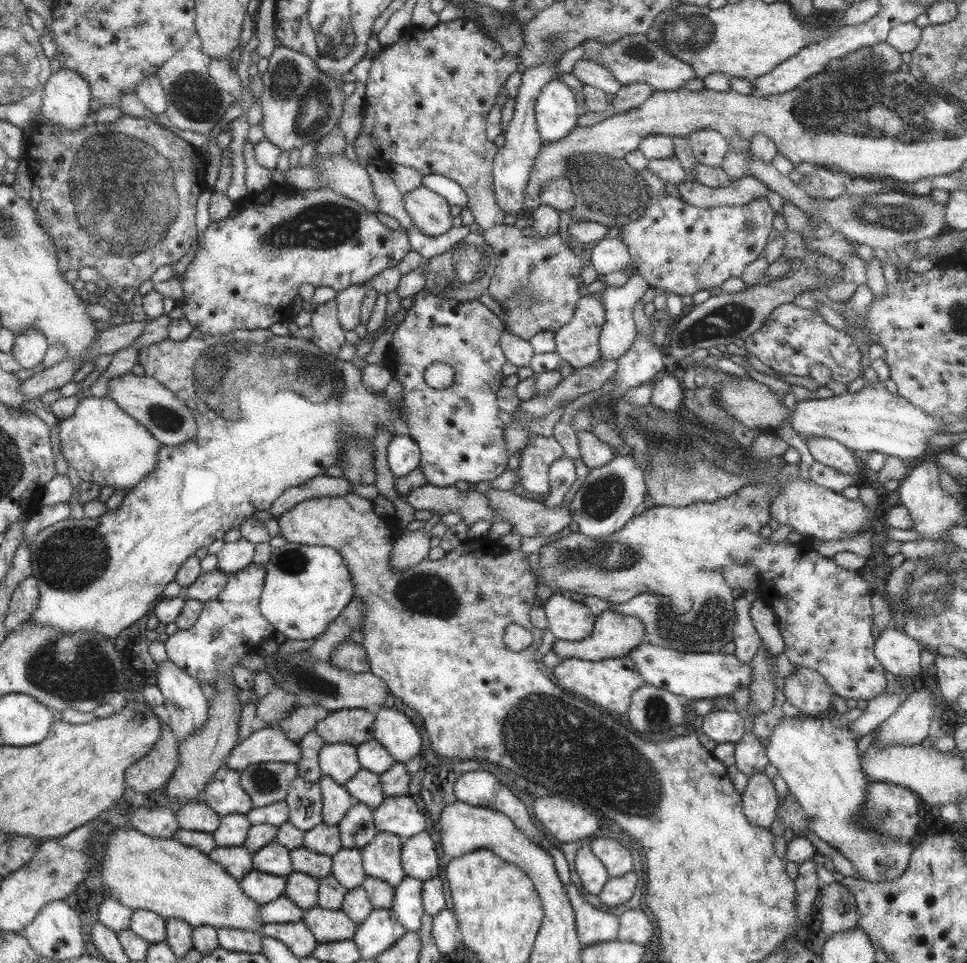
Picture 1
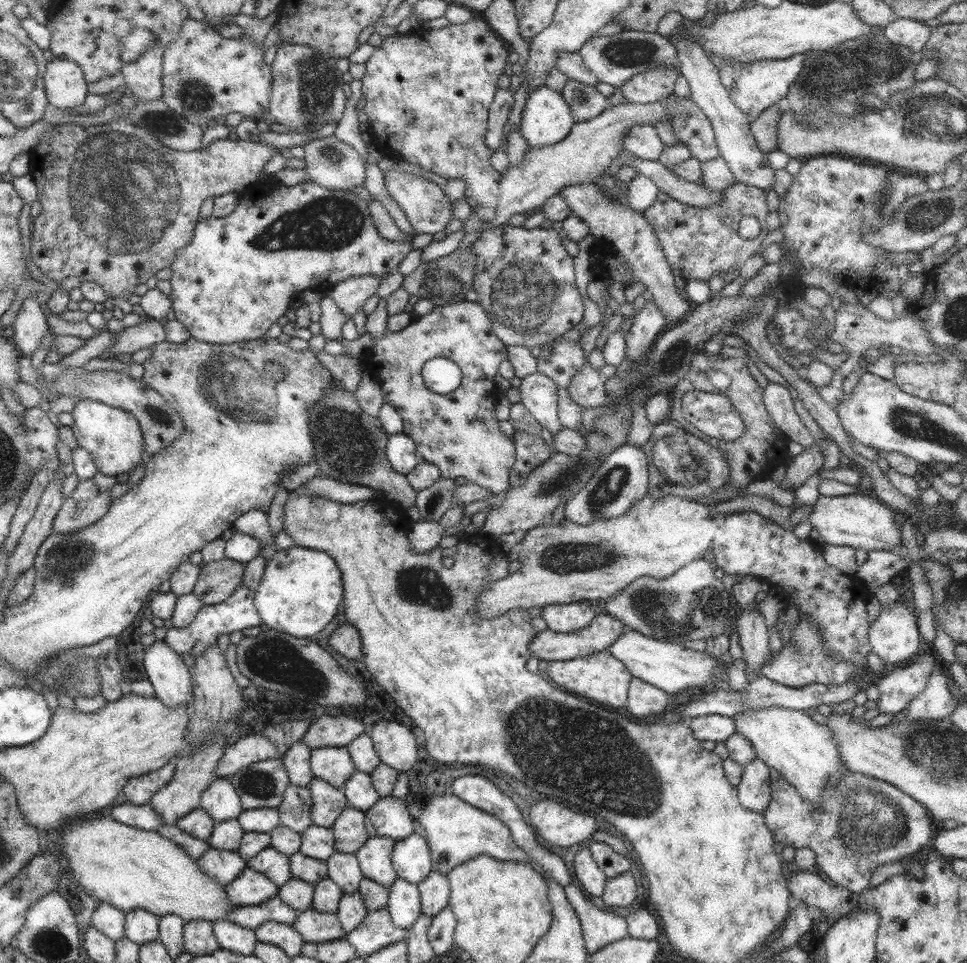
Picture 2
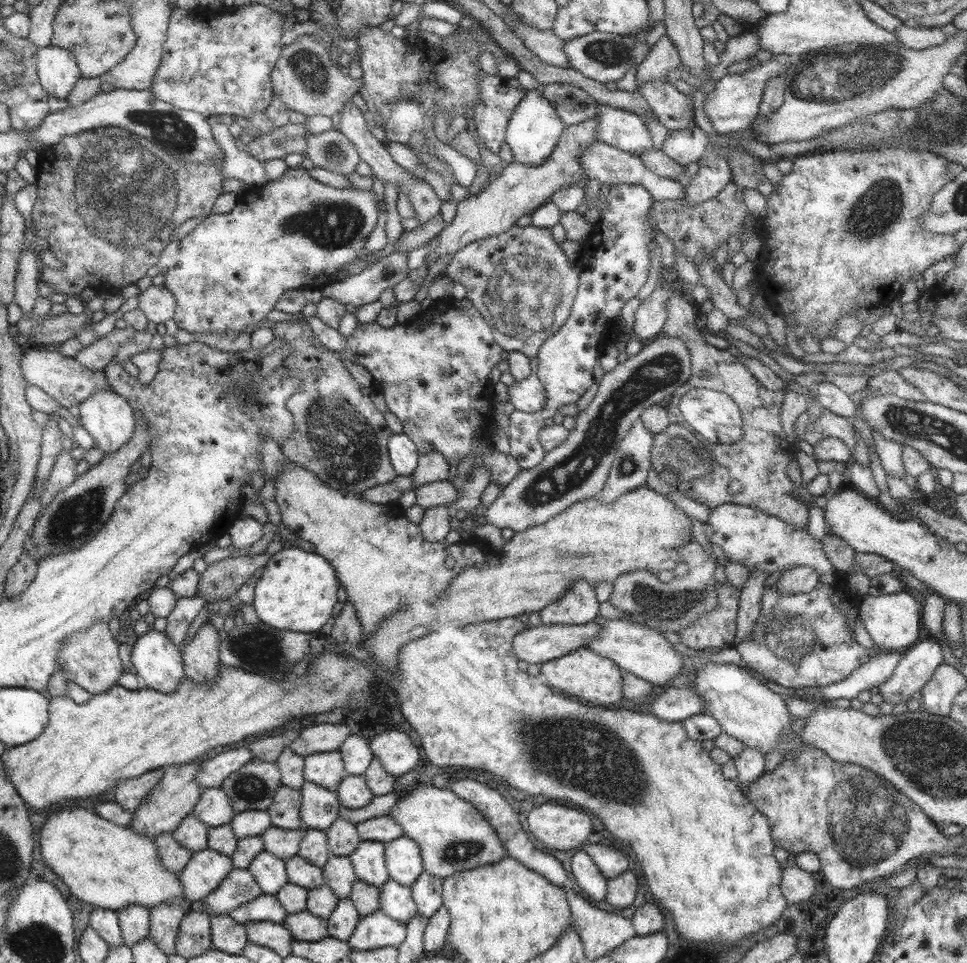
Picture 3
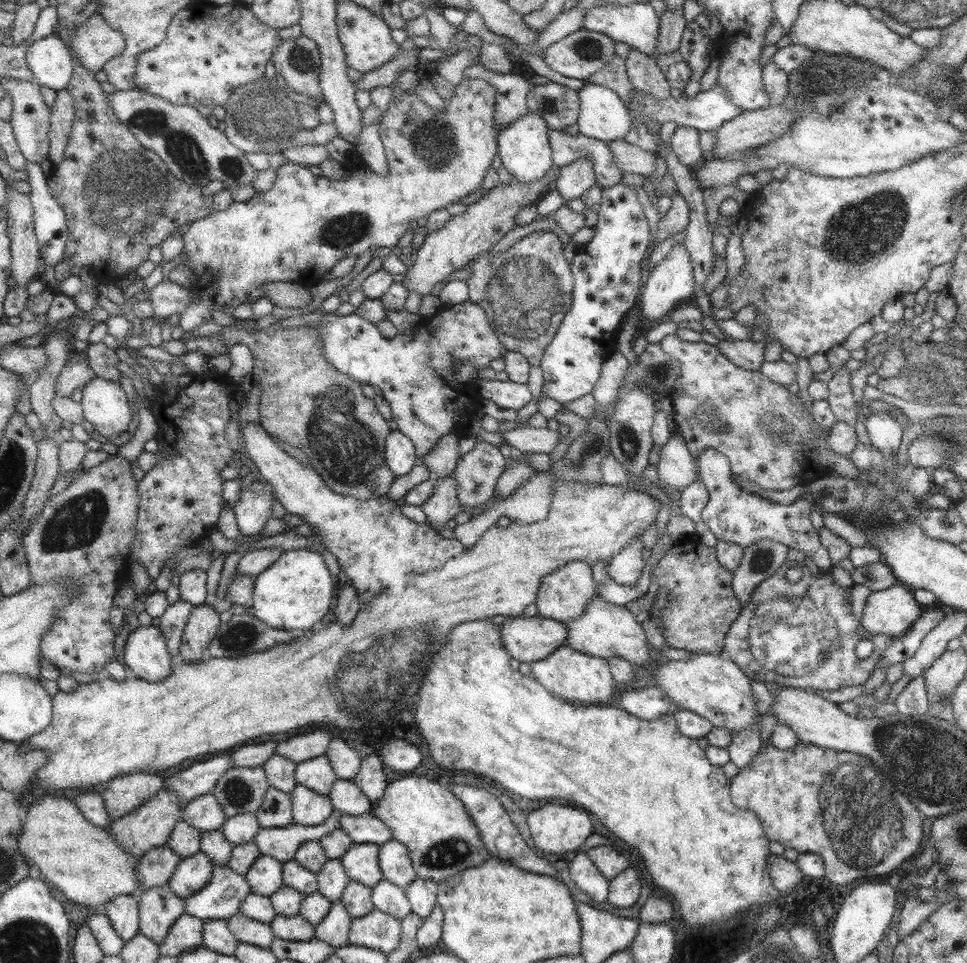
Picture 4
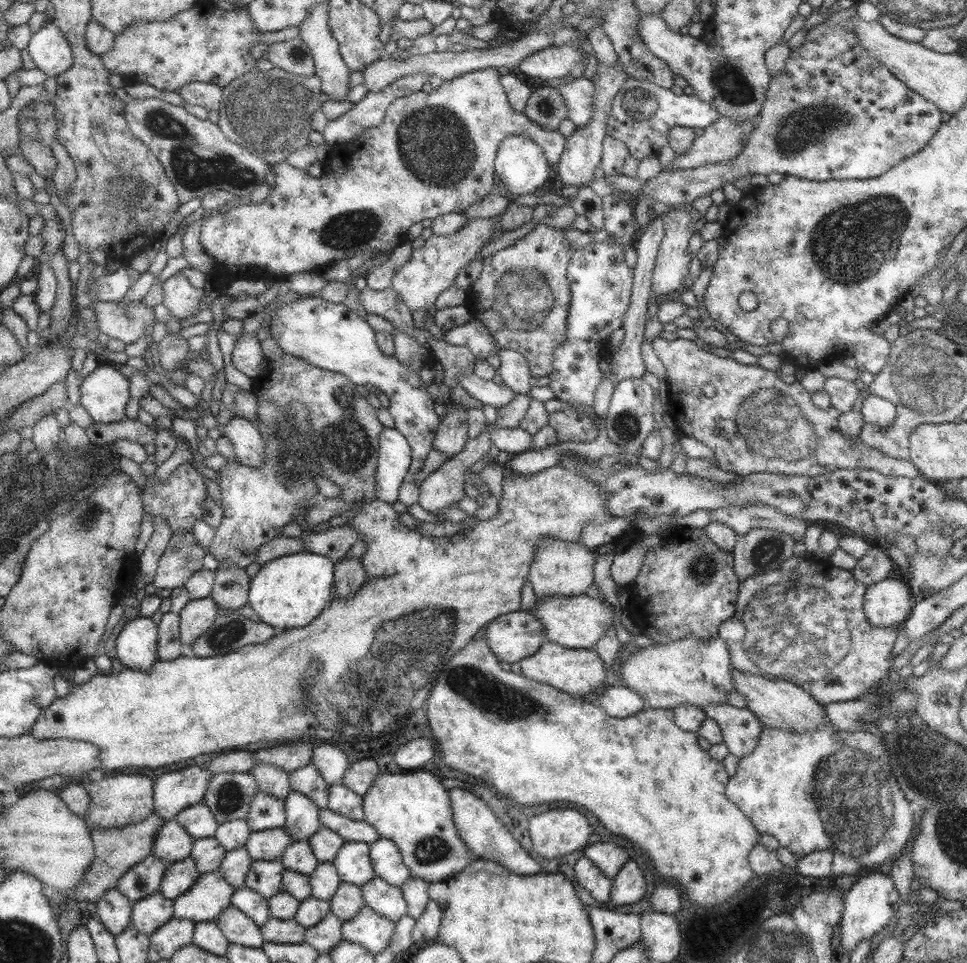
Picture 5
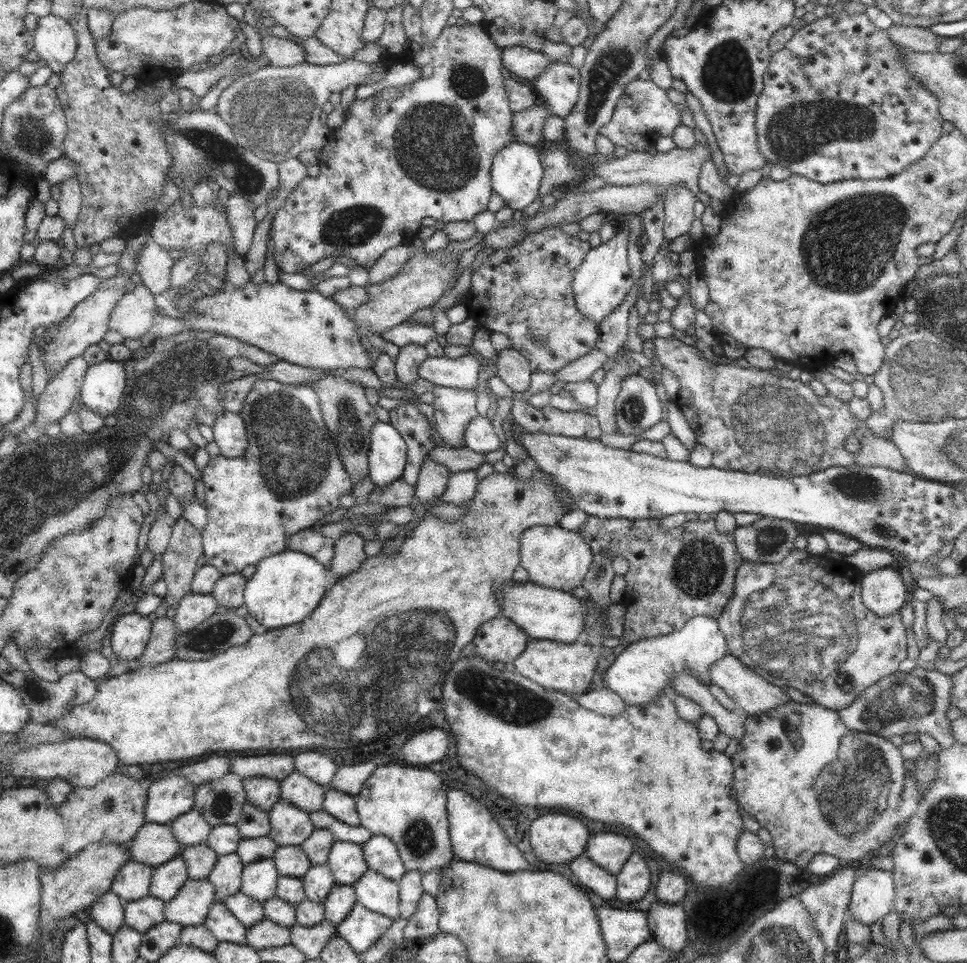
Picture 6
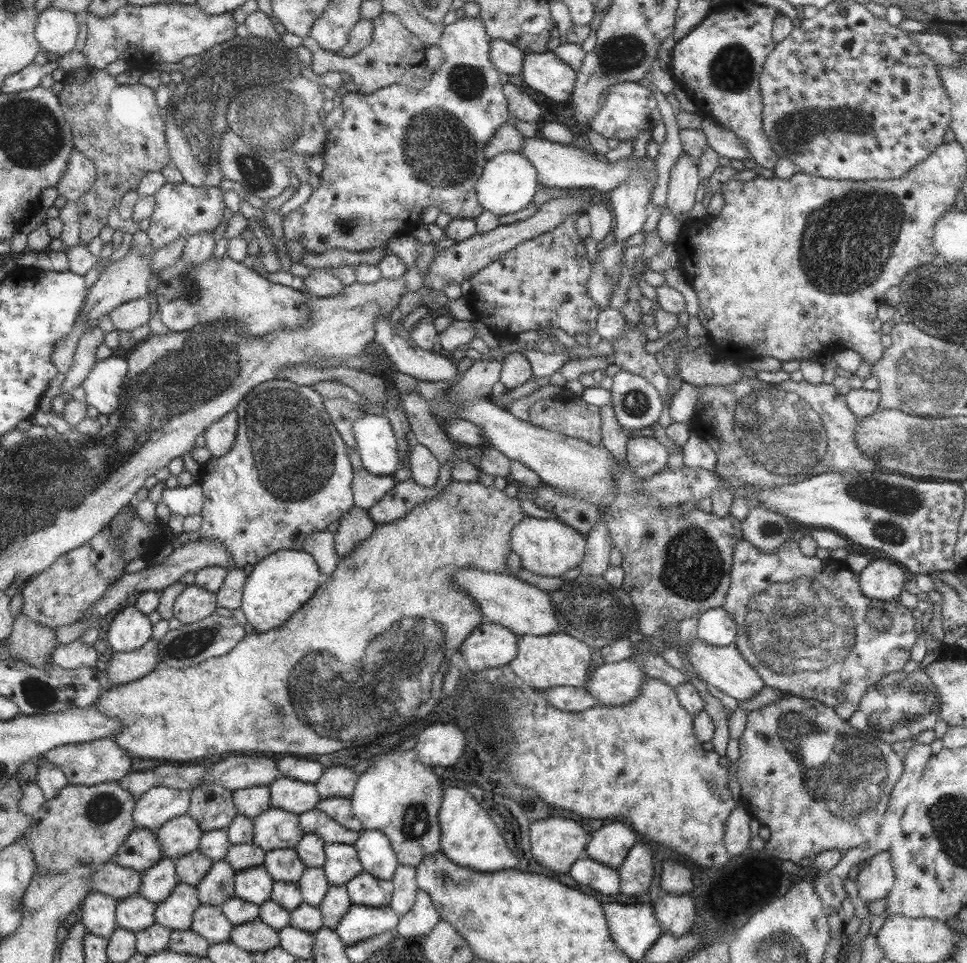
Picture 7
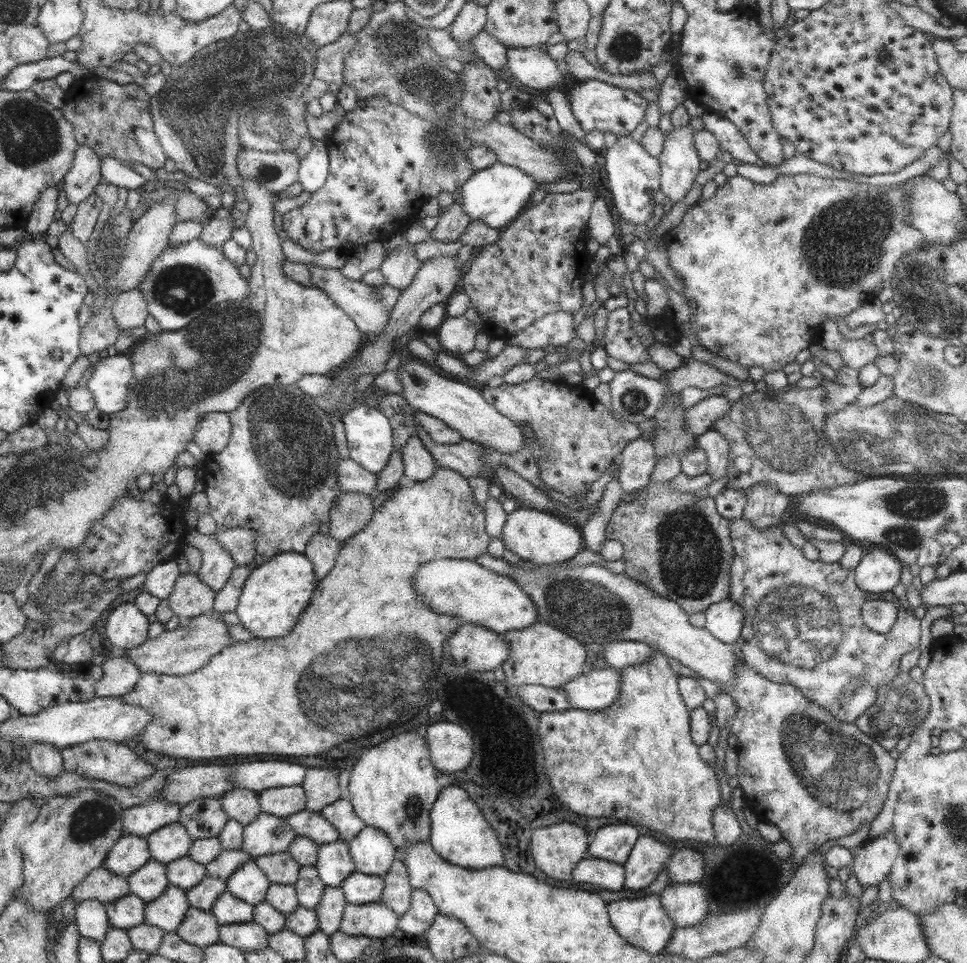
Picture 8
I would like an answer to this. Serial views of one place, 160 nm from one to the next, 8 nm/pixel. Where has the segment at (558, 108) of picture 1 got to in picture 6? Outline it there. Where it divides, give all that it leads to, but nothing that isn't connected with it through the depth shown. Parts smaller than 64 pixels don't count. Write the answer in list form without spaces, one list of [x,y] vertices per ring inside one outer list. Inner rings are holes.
[[[522,142],[507,143],[497,155],[490,166],[491,189],[503,200],[503,206],[511,210],[521,211],[522,208],[529,206],[537,198],[537,188],[541,180],[541,164],[533,148]]]

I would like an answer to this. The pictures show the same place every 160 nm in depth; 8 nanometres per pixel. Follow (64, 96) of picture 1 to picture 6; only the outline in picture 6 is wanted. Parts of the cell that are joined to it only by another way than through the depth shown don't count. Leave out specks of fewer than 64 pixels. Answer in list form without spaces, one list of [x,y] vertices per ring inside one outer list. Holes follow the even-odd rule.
[[[44,16],[34,30],[35,49],[47,62],[53,73],[61,75],[76,57],[78,32],[70,21],[54,16]]]

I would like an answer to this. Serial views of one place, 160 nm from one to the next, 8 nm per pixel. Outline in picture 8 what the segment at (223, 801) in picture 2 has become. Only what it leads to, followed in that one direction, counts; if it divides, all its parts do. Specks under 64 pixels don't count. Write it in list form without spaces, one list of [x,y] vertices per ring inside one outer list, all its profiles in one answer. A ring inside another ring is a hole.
[[[174,823],[159,828],[153,835],[148,836],[152,860],[167,864],[172,860],[182,859],[190,850],[192,837],[184,826]]]

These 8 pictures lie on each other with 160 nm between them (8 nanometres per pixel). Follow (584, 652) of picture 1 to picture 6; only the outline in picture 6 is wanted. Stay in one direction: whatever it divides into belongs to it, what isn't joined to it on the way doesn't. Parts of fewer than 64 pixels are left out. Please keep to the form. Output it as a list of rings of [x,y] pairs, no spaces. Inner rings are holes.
[[[495,616],[477,630],[472,643],[474,656],[482,657],[489,665],[511,662],[526,648],[530,638],[507,617]]]

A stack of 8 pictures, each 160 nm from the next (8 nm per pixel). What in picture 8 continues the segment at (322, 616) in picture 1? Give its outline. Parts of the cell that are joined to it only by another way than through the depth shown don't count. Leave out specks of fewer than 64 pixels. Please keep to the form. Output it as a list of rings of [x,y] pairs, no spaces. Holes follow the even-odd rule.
[[[285,552],[256,565],[247,575],[234,610],[240,625],[252,637],[278,639],[287,636],[306,610],[311,595],[319,585],[314,576],[313,562],[301,553]]]

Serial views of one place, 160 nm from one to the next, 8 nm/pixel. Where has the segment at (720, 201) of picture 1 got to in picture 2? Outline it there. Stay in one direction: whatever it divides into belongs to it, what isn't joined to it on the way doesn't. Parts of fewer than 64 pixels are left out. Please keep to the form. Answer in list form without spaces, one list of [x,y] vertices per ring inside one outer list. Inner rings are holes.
[[[633,157],[624,162],[624,166],[635,168],[638,174],[648,178],[658,192],[665,192],[681,204],[694,207],[706,207],[722,199],[722,191],[713,192],[706,185],[683,180],[681,176],[664,167],[658,160],[641,160]]]

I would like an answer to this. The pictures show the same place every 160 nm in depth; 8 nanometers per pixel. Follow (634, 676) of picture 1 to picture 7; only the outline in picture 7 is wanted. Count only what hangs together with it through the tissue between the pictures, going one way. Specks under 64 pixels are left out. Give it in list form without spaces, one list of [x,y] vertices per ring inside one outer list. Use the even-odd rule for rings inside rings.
[[[555,631],[550,635],[517,635],[517,654],[508,663],[516,681],[522,687],[543,690],[558,686],[582,687],[587,682],[587,664],[591,660],[589,648],[583,641],[567,633]]]

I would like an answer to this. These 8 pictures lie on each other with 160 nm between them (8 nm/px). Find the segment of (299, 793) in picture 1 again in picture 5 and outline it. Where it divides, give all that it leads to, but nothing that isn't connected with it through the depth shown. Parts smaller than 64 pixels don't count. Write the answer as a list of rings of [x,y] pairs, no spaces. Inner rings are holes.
[[[258,792],[251,800],[249,814],[244,819],[249,831],[258,832],[283,826],[285,824],[285,809],[283,806],[283,802],[275,799],[275,797]]]

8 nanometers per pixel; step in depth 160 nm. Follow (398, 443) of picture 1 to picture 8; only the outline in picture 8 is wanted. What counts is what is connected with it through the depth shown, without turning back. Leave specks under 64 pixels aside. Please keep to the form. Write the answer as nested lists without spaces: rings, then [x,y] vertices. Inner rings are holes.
[[[359,402],[359,406],[349,410],[341,417],[341,421],[349,451],[348,457],[367,472],[376,475],[389,462],[390,454],[393,452],[391,450],[391,426],[389,426],[387,418],[376,408]]]

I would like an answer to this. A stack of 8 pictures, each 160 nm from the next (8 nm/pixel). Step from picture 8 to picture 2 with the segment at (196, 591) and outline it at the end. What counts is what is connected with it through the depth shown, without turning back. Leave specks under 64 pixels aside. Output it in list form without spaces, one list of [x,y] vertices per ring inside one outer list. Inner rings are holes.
[[[216,646],[207,647],[201,655],[194,658],[193,673],[194,703],[190,707],[190,724],[187,730],[190,740],[187,757],[173,760],[174,776],[166,787],[159,788],[151,800],[155,811],[159,813],[161,823],[174,825],[183,816],[189,815],[201,806],[201,795],[215,779],[217,764],[225,754],[225,737],[228,735],[226,722],[239,718],[241,694],[233,682],[225,660]]]

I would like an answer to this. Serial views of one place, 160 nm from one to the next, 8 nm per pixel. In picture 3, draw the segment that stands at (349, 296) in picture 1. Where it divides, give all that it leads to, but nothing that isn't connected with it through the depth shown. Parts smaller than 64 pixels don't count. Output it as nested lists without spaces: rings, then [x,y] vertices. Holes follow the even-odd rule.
[[[394,250],[354,276],[324,286],[321,296],[357,308],[378,301],[383,291],[406,279],[408,271],[405,253]]]

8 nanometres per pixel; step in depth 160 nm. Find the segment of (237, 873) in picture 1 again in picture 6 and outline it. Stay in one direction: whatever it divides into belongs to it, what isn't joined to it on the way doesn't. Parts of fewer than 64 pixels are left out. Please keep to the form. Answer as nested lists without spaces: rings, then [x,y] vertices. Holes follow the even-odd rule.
[[[175,855],[173,859],[156,867],[152,876],[150,896],[165,904],[175,898],[187,879],[188,872],[185,861],[181,855]]]

